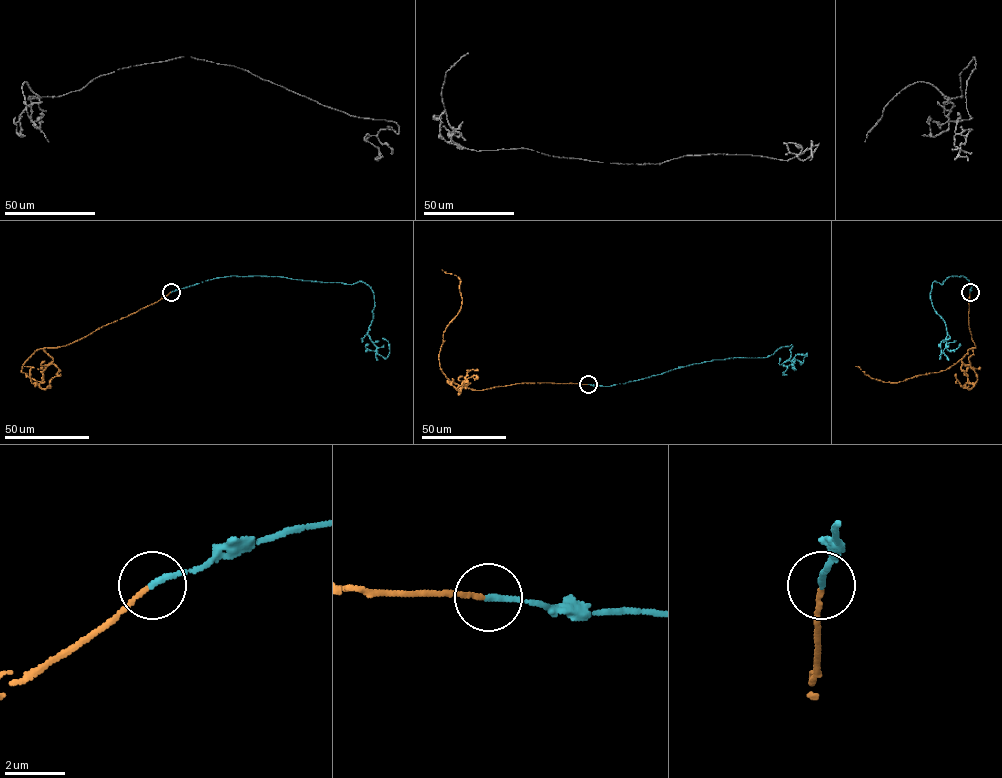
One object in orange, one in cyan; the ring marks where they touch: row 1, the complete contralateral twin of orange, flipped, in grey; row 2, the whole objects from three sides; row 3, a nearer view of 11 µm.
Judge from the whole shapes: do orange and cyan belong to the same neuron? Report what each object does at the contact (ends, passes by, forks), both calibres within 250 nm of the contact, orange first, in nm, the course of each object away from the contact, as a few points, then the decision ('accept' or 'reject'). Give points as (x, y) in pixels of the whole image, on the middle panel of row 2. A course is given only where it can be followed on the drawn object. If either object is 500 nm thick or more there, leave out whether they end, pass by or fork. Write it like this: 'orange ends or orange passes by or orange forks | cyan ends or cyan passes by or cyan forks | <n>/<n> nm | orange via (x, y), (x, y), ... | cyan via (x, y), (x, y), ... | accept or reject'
orange ends | cyan ends | 130/190 nm | orange via (588, 384), (522, 383), (480, 390), (451, 382), (438, 355), (462, 297), (460, 278), (442, 270) | cyan via (588, 384), (623, 384), (714, 360), (766, 357), (791, 344), (785, 361), (807, 355), (800, 363) | accept

